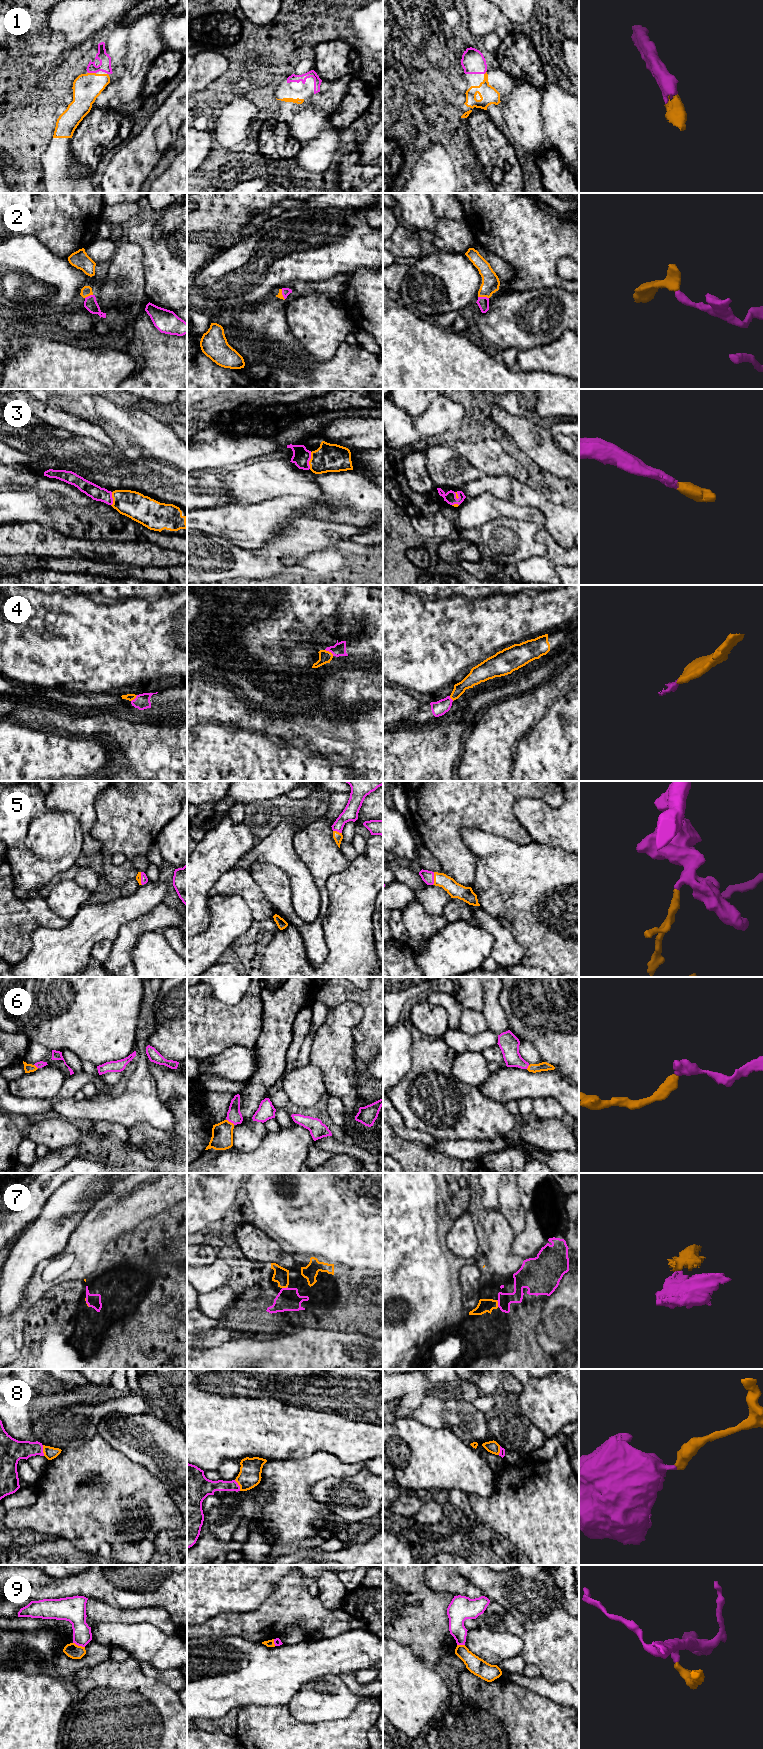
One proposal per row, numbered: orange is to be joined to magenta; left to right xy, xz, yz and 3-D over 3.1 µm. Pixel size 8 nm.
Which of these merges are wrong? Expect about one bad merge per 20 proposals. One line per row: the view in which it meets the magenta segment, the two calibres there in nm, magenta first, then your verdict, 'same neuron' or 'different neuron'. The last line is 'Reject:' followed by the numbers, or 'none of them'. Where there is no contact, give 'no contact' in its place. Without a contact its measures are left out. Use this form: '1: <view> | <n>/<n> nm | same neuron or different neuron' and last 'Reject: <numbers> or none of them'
1: xy | 100/220 nm | same neuron
2: yz | 100/140 nm | same neuron
3: xz | 140/220 nm | same neuron
4: xz | 110/100 nm | same neuron
5: yz | 100/120 nm | same neuron
6: xz | 120/180 nm | same neuron
7: yz | 110/110 nm | same neuron
8: xy | 190/100 nm | same neuron
9: xy | 160/120 nm | different neuron
Reject: 9

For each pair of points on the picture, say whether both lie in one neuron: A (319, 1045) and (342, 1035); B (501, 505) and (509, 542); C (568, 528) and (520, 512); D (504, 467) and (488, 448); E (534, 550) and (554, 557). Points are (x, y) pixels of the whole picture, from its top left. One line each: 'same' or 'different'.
A: same
B: different
C: different
D: same
E: different

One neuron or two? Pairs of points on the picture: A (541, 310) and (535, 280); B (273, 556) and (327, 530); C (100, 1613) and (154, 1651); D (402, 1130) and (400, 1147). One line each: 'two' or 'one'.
A: two
B: one
C: two
D: two

